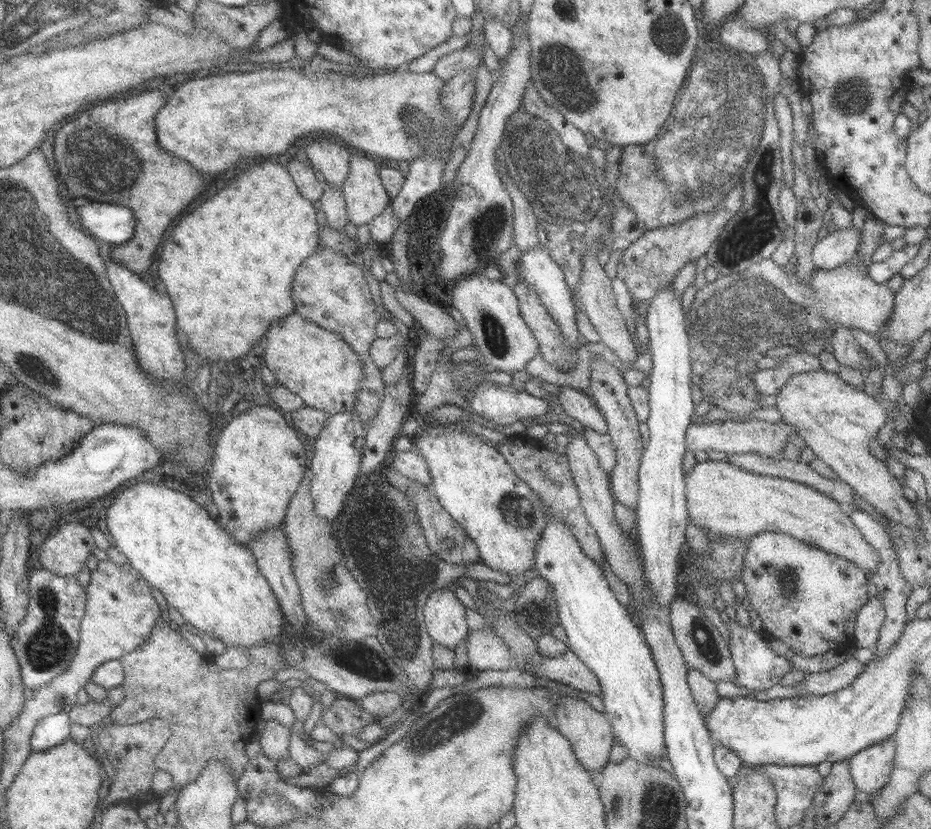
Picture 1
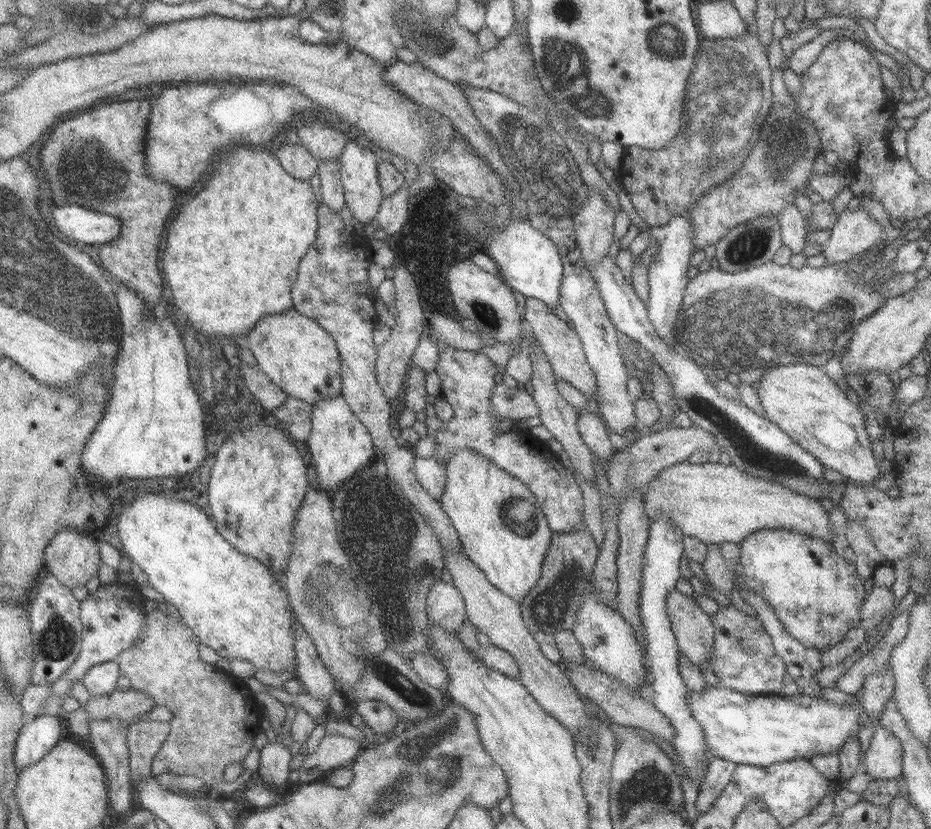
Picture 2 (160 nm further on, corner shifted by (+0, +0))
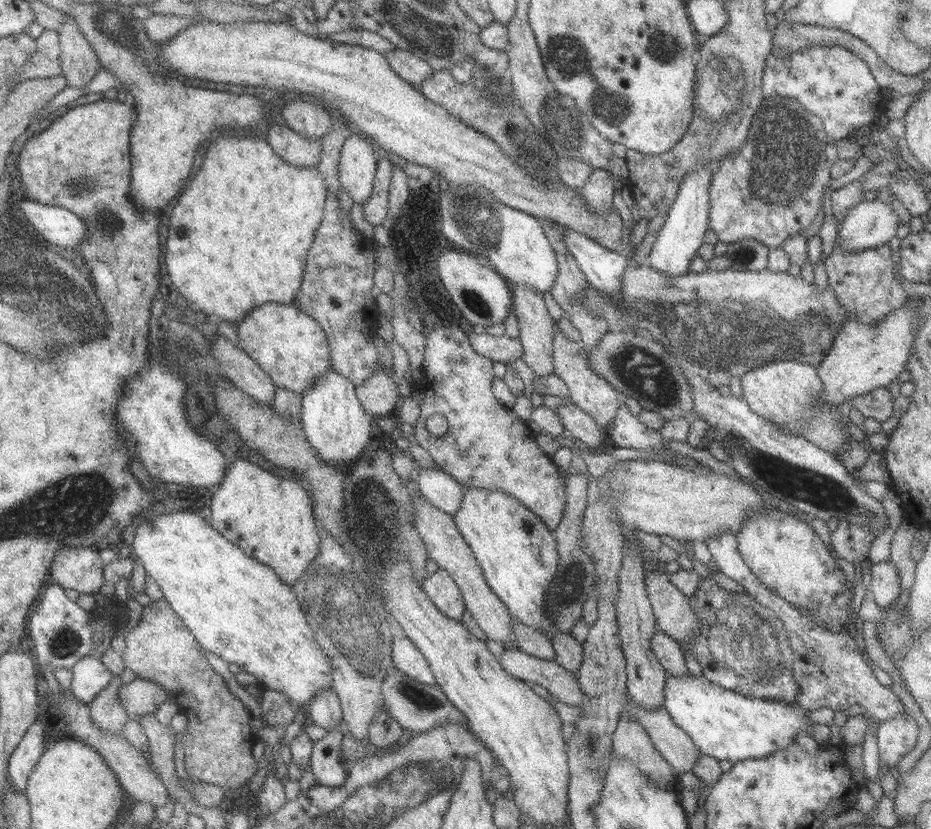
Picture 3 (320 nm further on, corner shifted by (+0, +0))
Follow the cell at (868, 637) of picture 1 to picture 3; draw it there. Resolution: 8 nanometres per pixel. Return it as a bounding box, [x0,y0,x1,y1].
[869,559,900,609]

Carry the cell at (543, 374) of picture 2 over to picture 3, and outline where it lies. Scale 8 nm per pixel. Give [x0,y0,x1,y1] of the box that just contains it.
[511,286,554,379]

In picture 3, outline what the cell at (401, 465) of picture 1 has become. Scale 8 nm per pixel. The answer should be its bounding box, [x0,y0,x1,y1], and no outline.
[415,469,464,516]

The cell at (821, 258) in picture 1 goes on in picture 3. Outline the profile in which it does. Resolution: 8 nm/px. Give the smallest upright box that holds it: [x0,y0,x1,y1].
[838,197,902,252]

